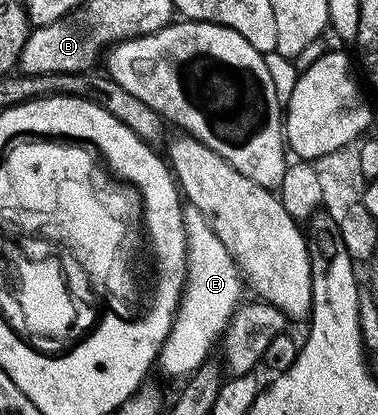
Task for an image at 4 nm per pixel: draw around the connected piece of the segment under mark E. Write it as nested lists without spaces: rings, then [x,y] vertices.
[[[187,207],[184,211],[184,222],[188,242],[186,293],[182,295],[182,304],[178,307],[178,317],[170,339],[162,348],[160,368],[170,376],[189,378],[206,365],[213,357],[210,356],[213,352],[215,355],[230,320],[243,303],[244,277],[241,268],[234,261],[234,256],[228,254],[228,246],[220,242],[216,230],[212,230],[200,210]]]

